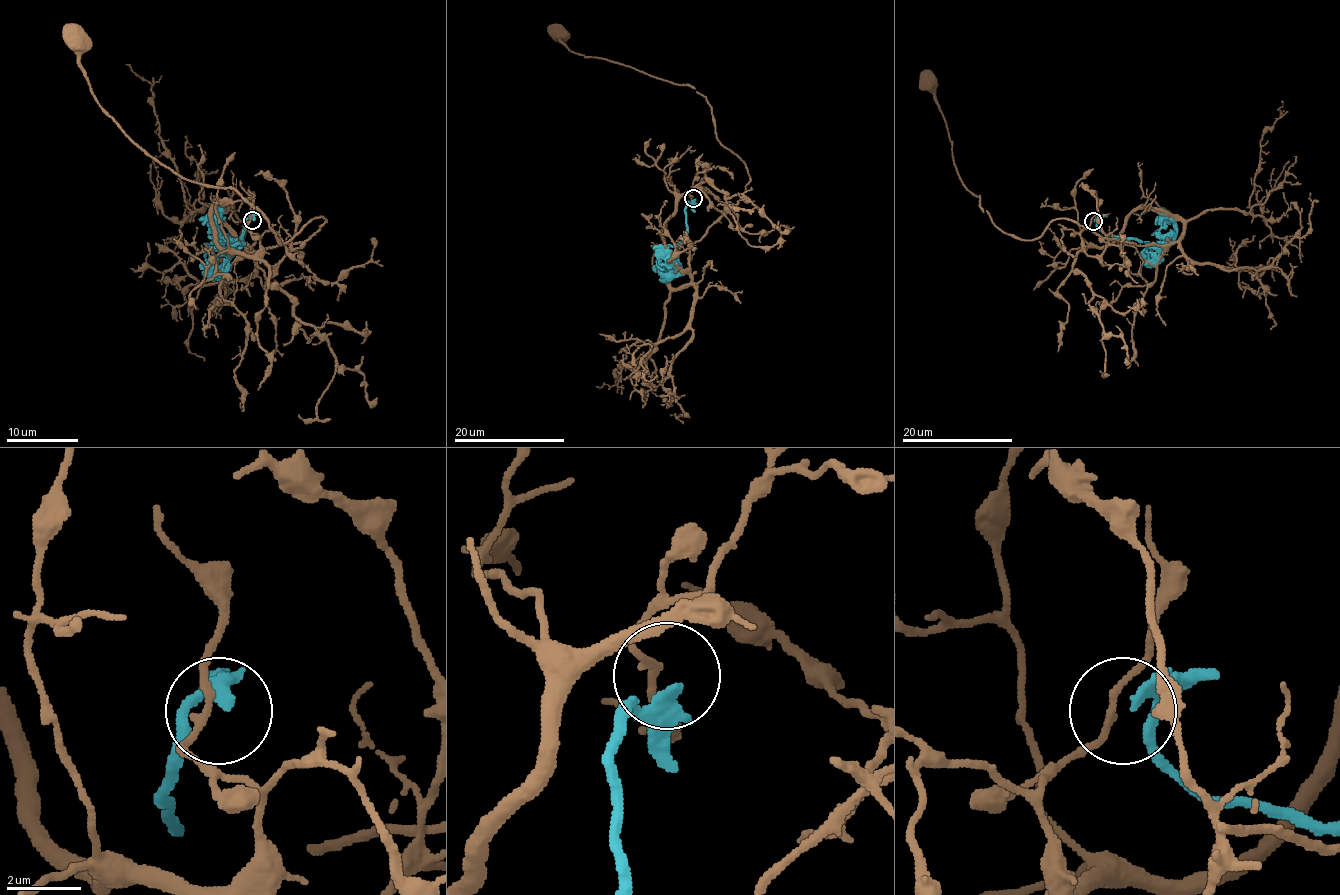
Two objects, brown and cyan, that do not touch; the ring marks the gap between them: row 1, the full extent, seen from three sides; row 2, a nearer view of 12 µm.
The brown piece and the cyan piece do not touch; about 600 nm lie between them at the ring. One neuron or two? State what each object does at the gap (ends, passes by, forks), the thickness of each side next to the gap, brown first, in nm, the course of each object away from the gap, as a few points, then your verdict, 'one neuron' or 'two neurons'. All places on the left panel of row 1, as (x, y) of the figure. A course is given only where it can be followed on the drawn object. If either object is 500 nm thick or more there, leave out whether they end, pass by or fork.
brown passes by; cyan ends there; 200 nm thick on the brown side, 340 nm on the other; brown runs (250, 221), (268, 266), (325, 221), (280, 244), (232, 188), (155, 161), (97, 100), (77, 41); cyan runs (254, 221), (248, 217), (243, 242), (207, 250), (219, 250), (227, 259), (219, 266), (209, 268), (209, 253); two neurons

